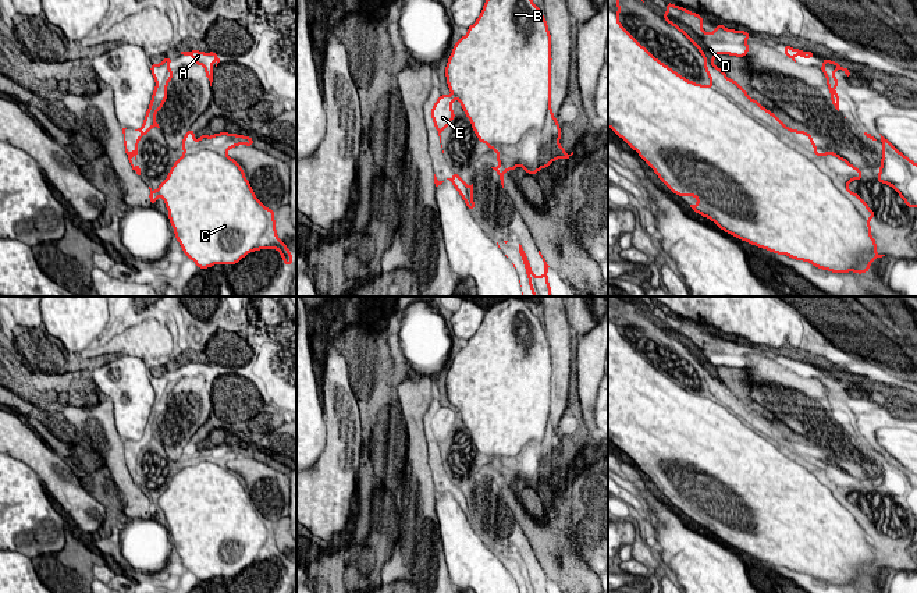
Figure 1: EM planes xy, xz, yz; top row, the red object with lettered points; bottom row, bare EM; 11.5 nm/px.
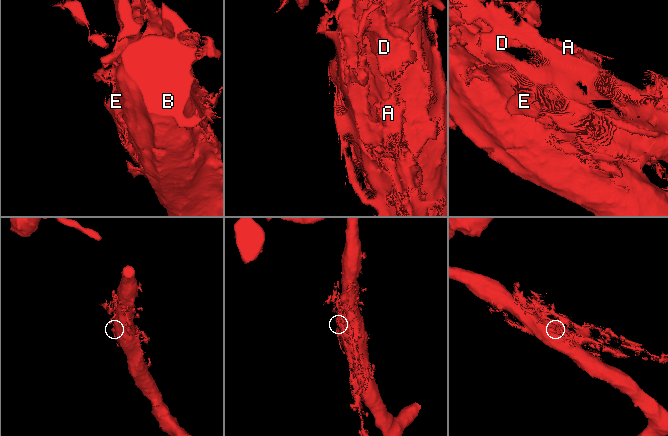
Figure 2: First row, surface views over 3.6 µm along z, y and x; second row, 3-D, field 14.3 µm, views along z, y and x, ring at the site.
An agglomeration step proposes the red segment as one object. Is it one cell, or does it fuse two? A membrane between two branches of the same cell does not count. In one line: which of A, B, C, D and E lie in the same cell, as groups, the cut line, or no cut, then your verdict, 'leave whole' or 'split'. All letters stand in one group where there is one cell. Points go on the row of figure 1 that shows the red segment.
A B C D E | no cut | leave whole

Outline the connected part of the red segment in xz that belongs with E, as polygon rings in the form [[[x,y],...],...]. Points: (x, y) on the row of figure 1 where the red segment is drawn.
[[[486,0],[483,10],[476,19],[473,25],[468,28],[468,33],[462,36],[458,42],[455,42],[455,46],[452,49],[452,53],[448,58],[447,67],[445,67],[445,77],[447,77],[447,84],[448,89],[451,90],[451,96],[448,95],[441,95],[437,102],[431,107],[431,118],[433,124],[438,132],[440,136],[440,143],[441,143],[441,132],[448,128],[449,122],[455,120],[455,111],[452,110],[452,102],[455,99],[459,100],[463,113],[466,117],[470,120],[472,128],[479,138],[481,143],[486,143],[490,146],[490,150],[497,152],[497,161],[498,167],[491,167],[493,170],[497,171],[501,180],[501,185],[504,188],[504,174],[511,170],[513,171],[518,166],[526,170],[526,174],[532,174],[536,177],[537,171],[541,168],[547,168],[551,166],[554,160],[564,159],[568,160],[571,155],[565,152],[565,149],[559,145],[561,139],[561,128],[558,124],[558,117],[554,117],[552,109],[551,109],[551,33],[548,31],[547,19],[541,14],[540,8],[537,4],[533,3],[533,0]]]

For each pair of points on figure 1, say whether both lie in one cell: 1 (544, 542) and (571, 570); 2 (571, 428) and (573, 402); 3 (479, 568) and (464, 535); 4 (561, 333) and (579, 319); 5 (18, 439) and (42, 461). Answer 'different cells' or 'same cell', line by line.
1: same cell
2: same cell
3: same cell
4: different cells
5: same cell

